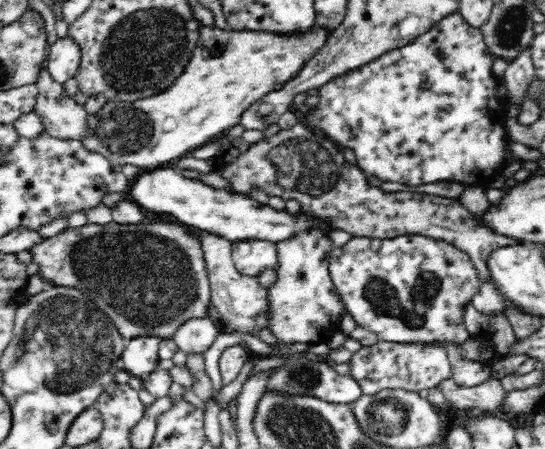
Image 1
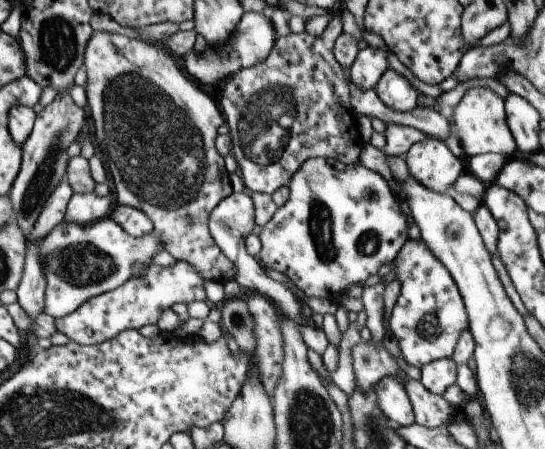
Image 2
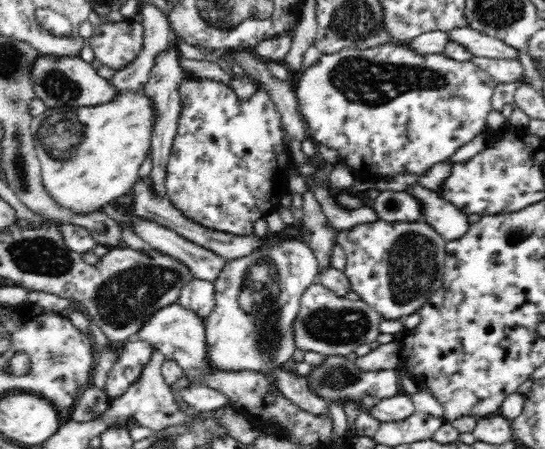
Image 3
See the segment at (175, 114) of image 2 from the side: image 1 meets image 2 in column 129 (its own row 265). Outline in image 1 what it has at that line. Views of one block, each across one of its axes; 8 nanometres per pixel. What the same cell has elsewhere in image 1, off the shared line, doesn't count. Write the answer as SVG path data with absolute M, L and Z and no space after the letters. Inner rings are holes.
M114 221L103 224L87 223L82 226L68 226L60 233L41 241L40 244L34 246L31 251L32 255L34 255L33 262L36 262L39 266L38 274L46 280L48 286L82 290L89 300L96 302L96 306L102 308L102 310L112 318L112 322L116 324L115 327L128 342L140 336L167 339L174 338L174 334L178 332L178 328L180 328L184 322L188 322L188 320L196 320L196 318L212 318L212 314L210 314L210 306L212 304L209 274L207 271L205 256L199 238L194 237L194 235L190 234L188 231L189 229L186 229L185 225L166 223L163 221L130 224L122 224Z

